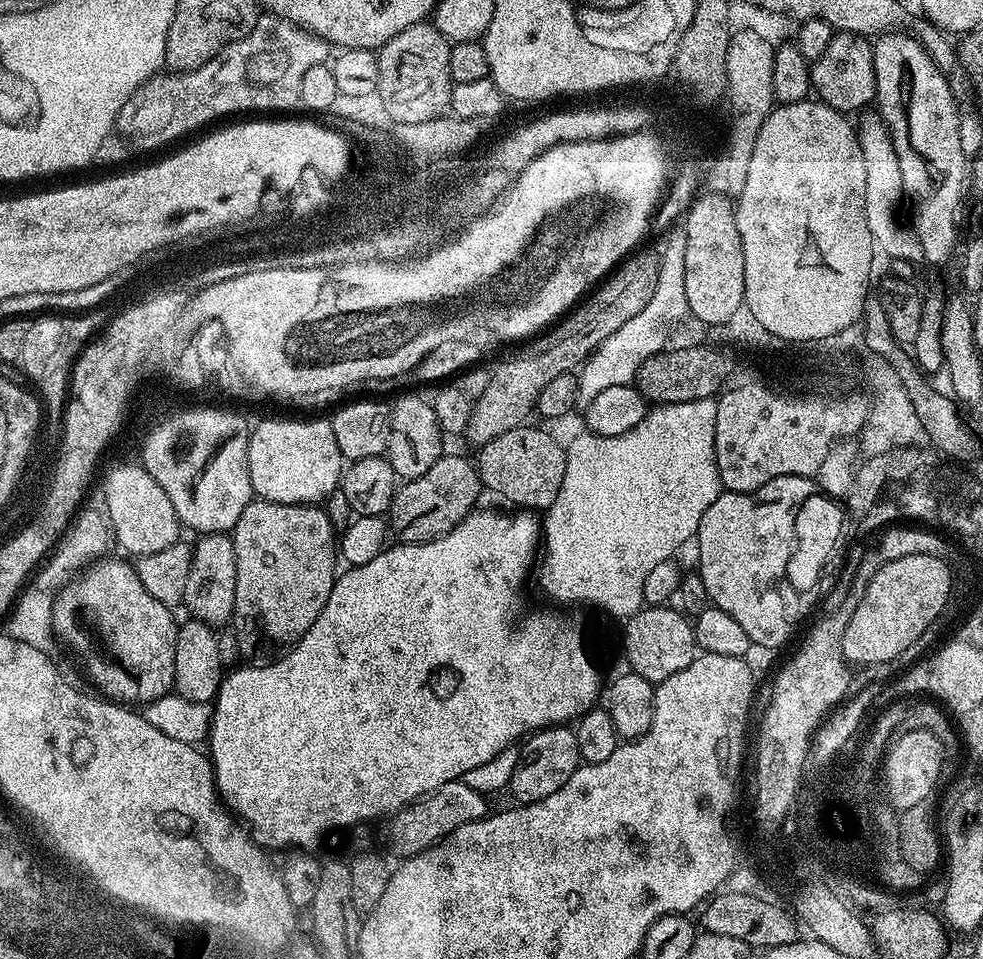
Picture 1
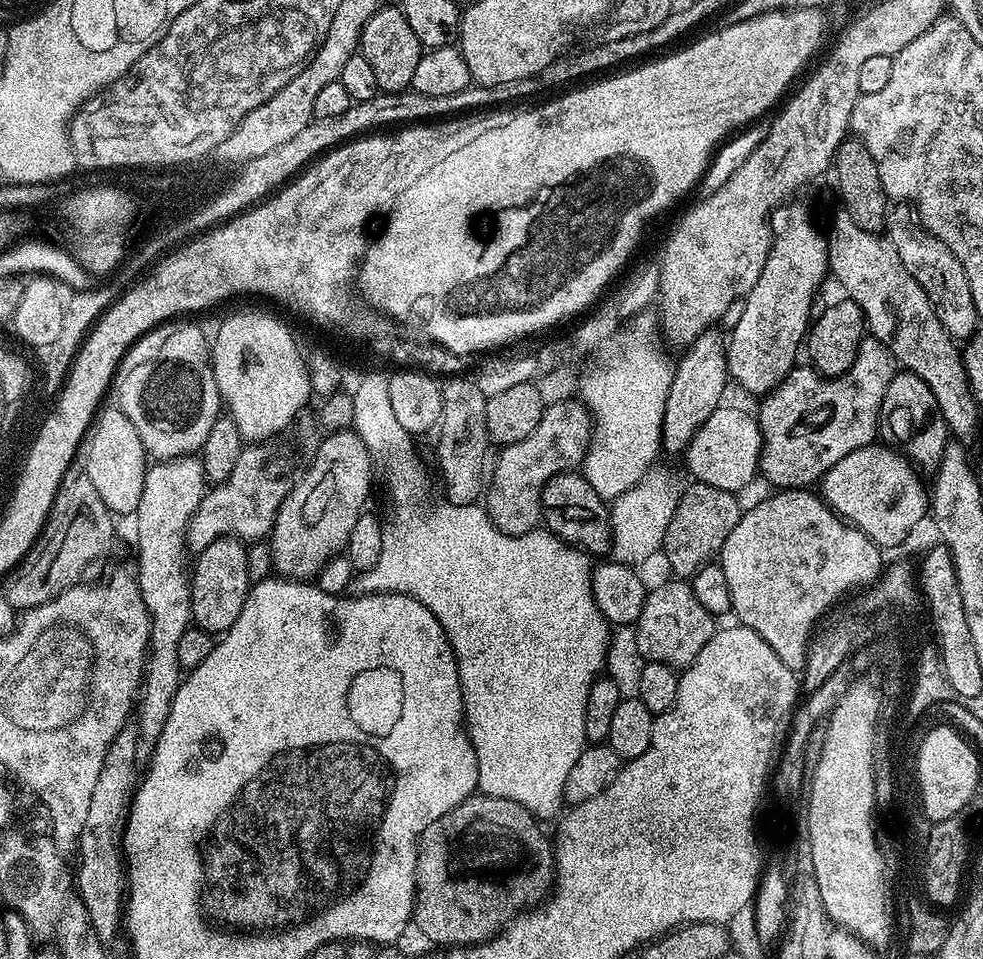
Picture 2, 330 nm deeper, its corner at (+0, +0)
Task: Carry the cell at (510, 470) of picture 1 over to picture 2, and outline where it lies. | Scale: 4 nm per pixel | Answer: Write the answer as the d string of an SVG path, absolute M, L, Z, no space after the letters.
M579 471L559 472L550 478L550 482L546 482L540 492L540 510L543 527L565 544L571 544L573 548L579 548L581 552L587 552L596 558L611 549L612 521L609 505Z

